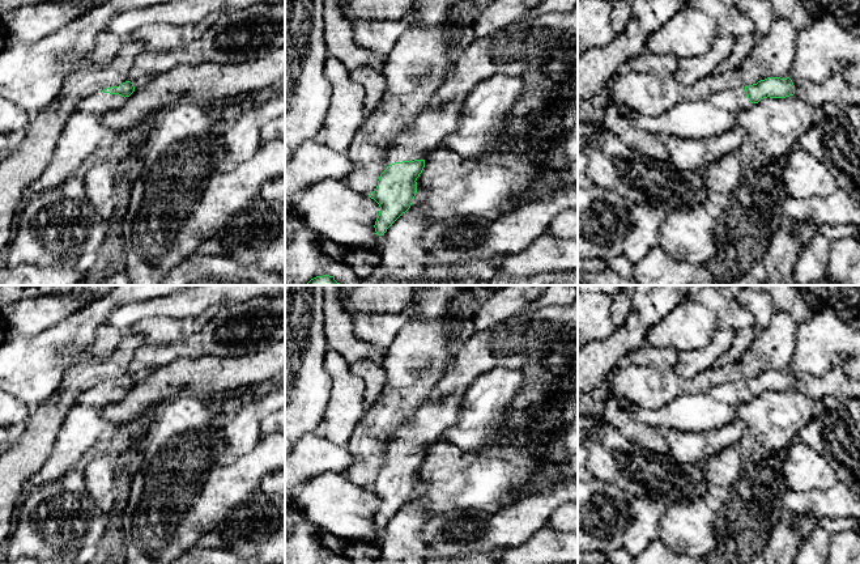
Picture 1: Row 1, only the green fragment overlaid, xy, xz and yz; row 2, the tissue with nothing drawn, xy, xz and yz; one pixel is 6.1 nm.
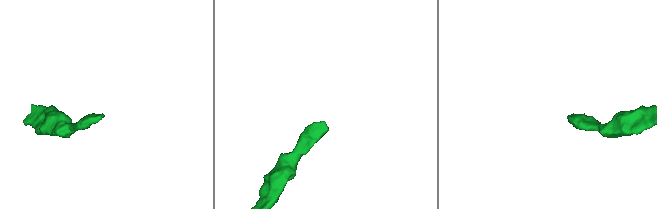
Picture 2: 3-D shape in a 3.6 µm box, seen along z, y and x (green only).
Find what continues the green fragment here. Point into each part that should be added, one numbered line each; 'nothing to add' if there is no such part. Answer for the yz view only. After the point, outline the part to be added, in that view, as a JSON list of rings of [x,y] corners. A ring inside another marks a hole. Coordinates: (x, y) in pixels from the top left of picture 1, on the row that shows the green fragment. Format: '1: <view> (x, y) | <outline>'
1: yz (733, 100) | [[[733,88],[729,90],[718,92],[710,96],[707,101],[716,107],[733,113],[748,109],[752,105],[745,92],[745,88]]]

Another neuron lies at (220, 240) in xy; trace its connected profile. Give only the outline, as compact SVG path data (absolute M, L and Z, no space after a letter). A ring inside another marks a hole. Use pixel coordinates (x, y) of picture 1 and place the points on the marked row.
M217 234L217 236L213 236L213 237L204 237L204 236L200 236L200 241L201 241L201 243L205 243L205 242L208 242L208 241L214 241L218 246L220 246L220 249L221 249L221 254L223 253L223 251L226 251L226 250L229 250L230 249L230 246L231 246L231 242L229 242L223 236L221 236L221 234Z

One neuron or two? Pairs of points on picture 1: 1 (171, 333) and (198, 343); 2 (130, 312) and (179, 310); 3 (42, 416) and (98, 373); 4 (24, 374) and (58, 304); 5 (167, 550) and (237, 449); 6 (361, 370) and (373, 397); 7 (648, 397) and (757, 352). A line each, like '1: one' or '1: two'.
1: two
2: one
3: one
4: two
5: two
6: one
7: one

